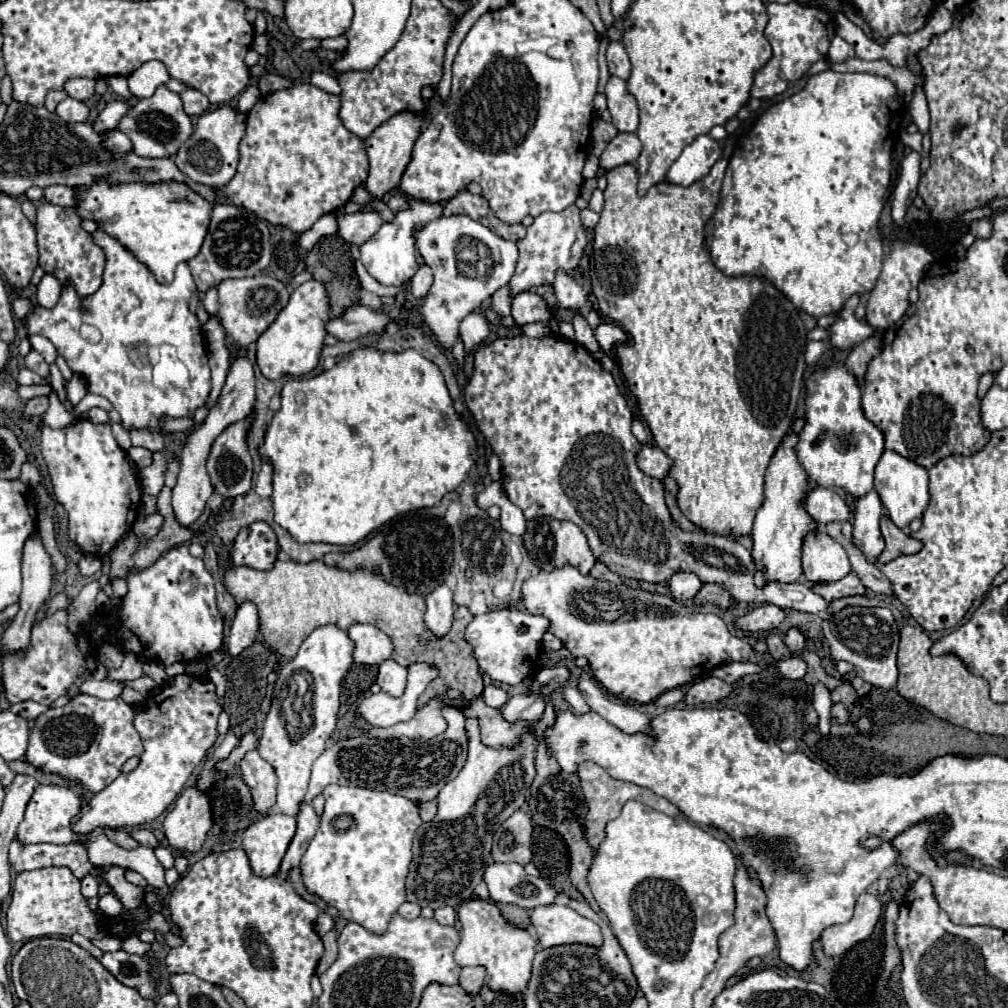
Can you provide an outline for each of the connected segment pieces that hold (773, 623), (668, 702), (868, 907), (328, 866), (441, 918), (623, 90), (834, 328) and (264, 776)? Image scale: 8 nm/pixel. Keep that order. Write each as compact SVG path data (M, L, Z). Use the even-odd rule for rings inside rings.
M765 604L759 606L755 610L751 610L749 614L745 614L743 618L737 620L737 628L741 630L749 630L749 632L773 632L785 618L785 612L779 606L773 604Z
M673 688L673 690L663 692L663 694L655 700L655 704L657 704L657 706L663 706L663 708L669 708L669 706L675 706L677 702L681 702L681 700L683 700L683 690L681 690L681 688Z
M875 894L859 896L855 906L855 916L849 922L835 924L823 932L821 942L823 942L825 954L839 956L847 952L851 946L855 946L857 942L869 938L875 924L881 918L881 910L883 910L883 904Z
M339 784L327 786L323 790L323 798L325 810L319 830L301 858L303 882L311 894L321 896L329 906L335 906L339 916L347 918L349 922L363 924L365 928L371 928L371 932L383 932L383 928L387 928L387 920L391 920L399 904L405 902L405 878L411 862L411 840L415 836L415 828L421 824L419 808L413 800L403 796Z
M451 906L439 908L439 910L435 910L435 920L437 920L439 924L451 926L451 924L455 924L455 920L457 920L457 912L455 912L455 908L451 908Z
M611 76L605 86L605 96L609 112L613 116L613 126L619 132L635 132L639 126L639 108L635 96L627 92L627 82L617 76Z
M845 306L829 326L829 342L837 350L851 350L869 336L871 328L865 322L857 320L853 312L845 312Z
M255 750L241 760L241 772L243 782L251 788L255 812L267 816L275 806L275 792L277 792L277 776L273 766L267 764Z

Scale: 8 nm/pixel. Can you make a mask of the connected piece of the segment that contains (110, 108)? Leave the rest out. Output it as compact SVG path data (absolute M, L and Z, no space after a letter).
M113 100L105 106L105 110L101 112L101 116L97 116L97 130L105 132L107 128L115 128L119 124L119 120L127 114L131 106L127 102L121 100Z

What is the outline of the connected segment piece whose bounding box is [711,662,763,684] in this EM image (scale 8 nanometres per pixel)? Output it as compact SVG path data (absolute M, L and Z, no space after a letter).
M731 662L731 664L717 666L711 674L717 676L717 678L721 678L727 684L733 684L733 680L739 680L745 674L755 674L755 672L761 672L761 670L763 670L761 664L753 664L753 662L743 662L743 664Z

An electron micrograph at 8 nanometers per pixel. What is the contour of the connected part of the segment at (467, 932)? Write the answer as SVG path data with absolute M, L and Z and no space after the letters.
M481 898L463 902L463 906L459 908L459 922L461 942L455 950L455 962L459 966L483 966L487 970L485 982L493 990L503 990L521 998L521 992L527 988L527 982L531 978L531 962L537 944L531 932L505 922L499 908L493 902Z

